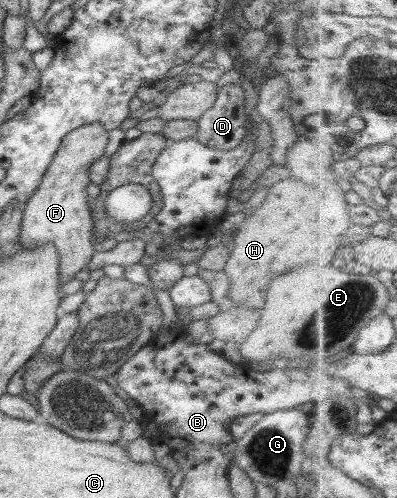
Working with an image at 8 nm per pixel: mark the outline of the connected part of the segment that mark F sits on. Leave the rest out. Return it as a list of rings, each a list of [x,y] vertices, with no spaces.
[[[101,123],[84,124],[70,130],[61,139],[37,188],[24,204],[19,234],[20,248],[31,250],[43,244],[53,244],[59,255],[59,286],[73,280],[75,274],[85,268],[94,254],[91,247],[93,220],[87,204],[85,187],[90,183],[89,167],[101,158],[107,144],[107,131]]]

